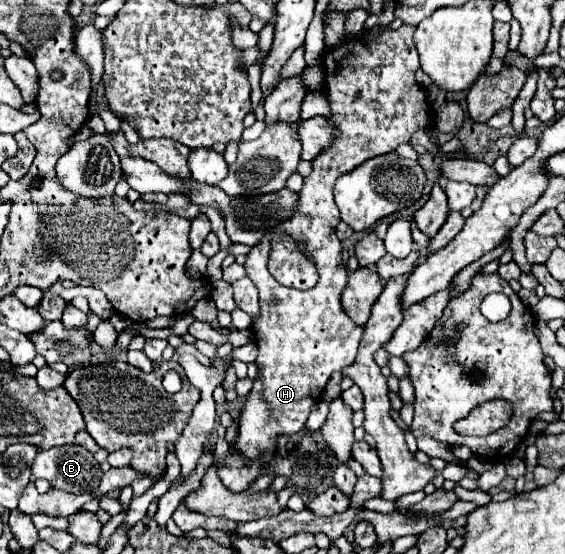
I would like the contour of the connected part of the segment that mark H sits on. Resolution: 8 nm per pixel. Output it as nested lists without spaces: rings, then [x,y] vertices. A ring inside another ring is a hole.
[[[401,25],[399,29],[381,31],[375,39],[345,39],[323,55],[325,83],[331,101],[329,119],[339,125],[339,135],[329,149],[313,159],[313,173],[305,177],[305,185],[299,191],[299,211],[293,213],[291,221],[275,227],[275,235],[289,235],[299,243],[315,263],[319,281],[307,291],[277,283],[271,273],[267,273],[271,235],[265,235],[261,243],[249,251],[245,261],[247,277],[259,289],[261,305],[261,317],[251,325],[259,347],[255,359],[259,373],[243,407],[239,435],[235,439],[237,449],[247,459],[275,451],[279,435],[301,431],[331,373],[353,363],[357,355],[363,327],[355,325],[341,307],[347,269],[341,261],[341,241],[335,235],[341,217],[333,201],[333,185],[337,177],[353,171],[371,157],[395,151],[401,143],[409,143],[417,129],[433,125],[425,89],[419,87],[413,77],[419,67],[413,33],[415,27]]]

